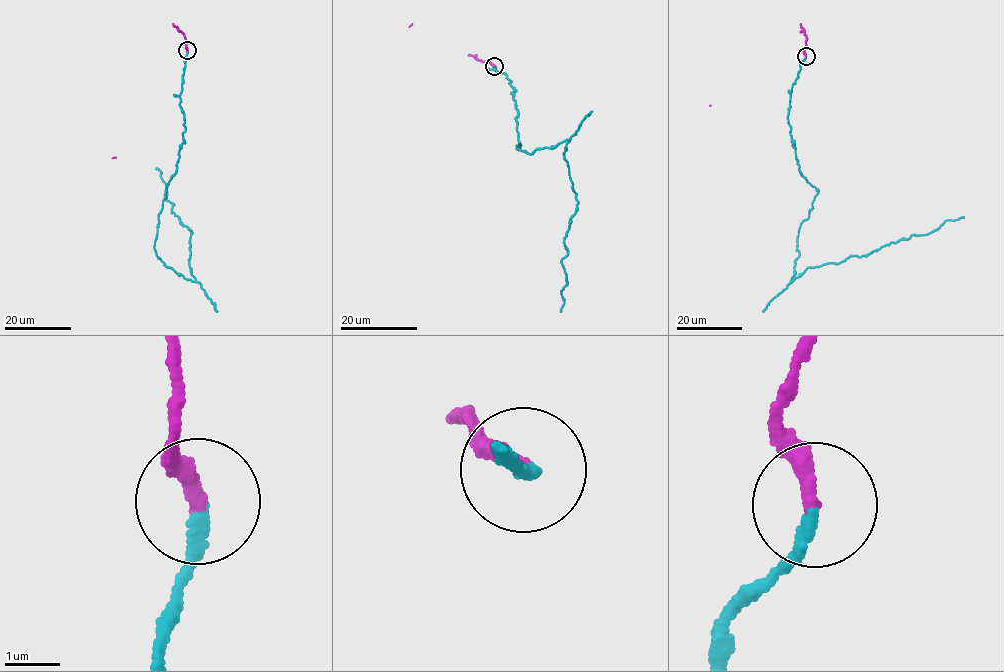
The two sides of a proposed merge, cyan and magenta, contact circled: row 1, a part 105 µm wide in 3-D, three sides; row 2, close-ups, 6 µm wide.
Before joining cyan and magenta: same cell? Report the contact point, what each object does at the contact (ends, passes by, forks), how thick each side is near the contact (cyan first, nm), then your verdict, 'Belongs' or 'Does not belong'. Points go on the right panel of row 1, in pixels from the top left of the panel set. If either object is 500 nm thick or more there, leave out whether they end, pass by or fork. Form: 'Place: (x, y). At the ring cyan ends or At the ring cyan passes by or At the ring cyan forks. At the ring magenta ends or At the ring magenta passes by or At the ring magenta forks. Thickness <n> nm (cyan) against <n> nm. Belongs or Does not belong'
Place: (806, 56). At the ring cyan ends. At the ring magenta ends. Thickness 200 nm (cyan) against 300 nm. Belongs

